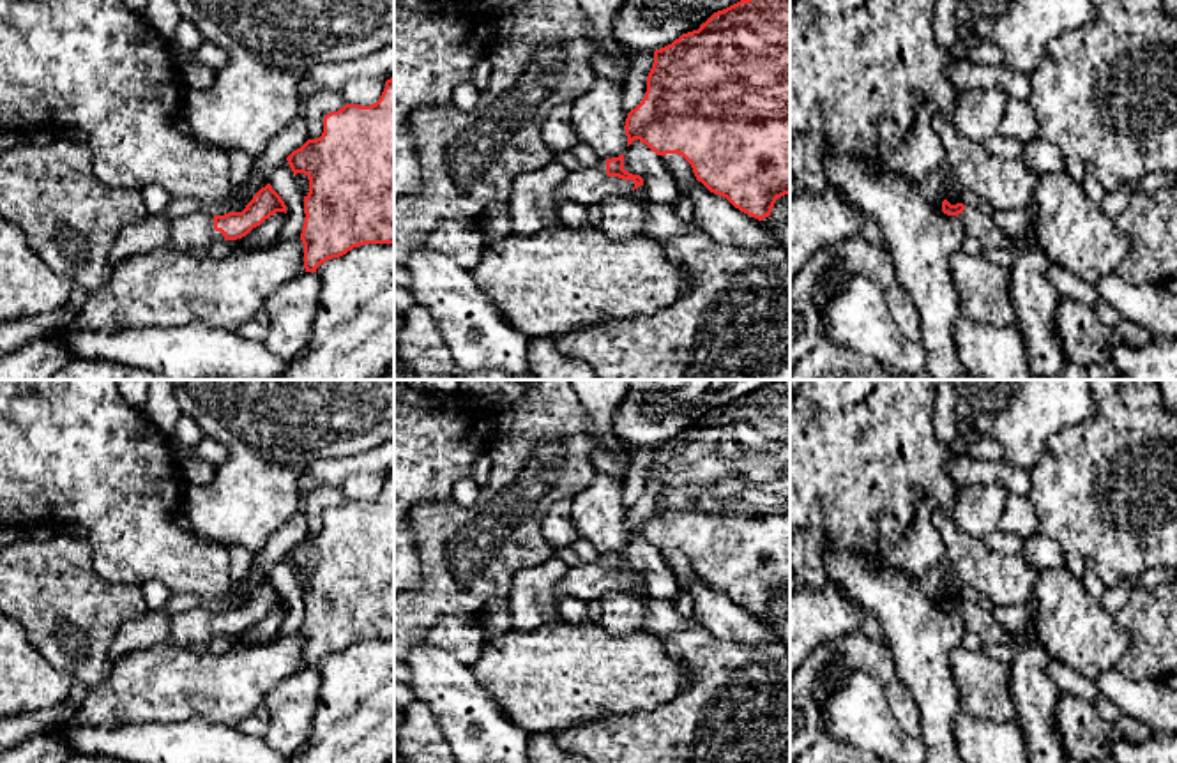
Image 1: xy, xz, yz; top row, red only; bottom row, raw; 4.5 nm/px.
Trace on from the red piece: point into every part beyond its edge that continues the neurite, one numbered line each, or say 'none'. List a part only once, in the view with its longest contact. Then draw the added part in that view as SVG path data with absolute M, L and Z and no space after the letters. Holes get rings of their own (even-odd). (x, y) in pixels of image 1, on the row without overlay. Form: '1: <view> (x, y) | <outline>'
1: xz (587, 581) | M601 556L599 562L569 567L567 572L555 583L553 593L557 606L566 597L588 602L599 599L608 590L631 592L633 583L633 576L608 572L606 556Z

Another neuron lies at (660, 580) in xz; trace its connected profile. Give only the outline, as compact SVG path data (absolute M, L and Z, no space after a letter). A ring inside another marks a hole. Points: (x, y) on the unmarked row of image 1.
M634 535L624 549L624 565L640 570L649 593L654 599L664 599L675 602L680 593L679 581L663 560L661 551L652 548L645 539Z

